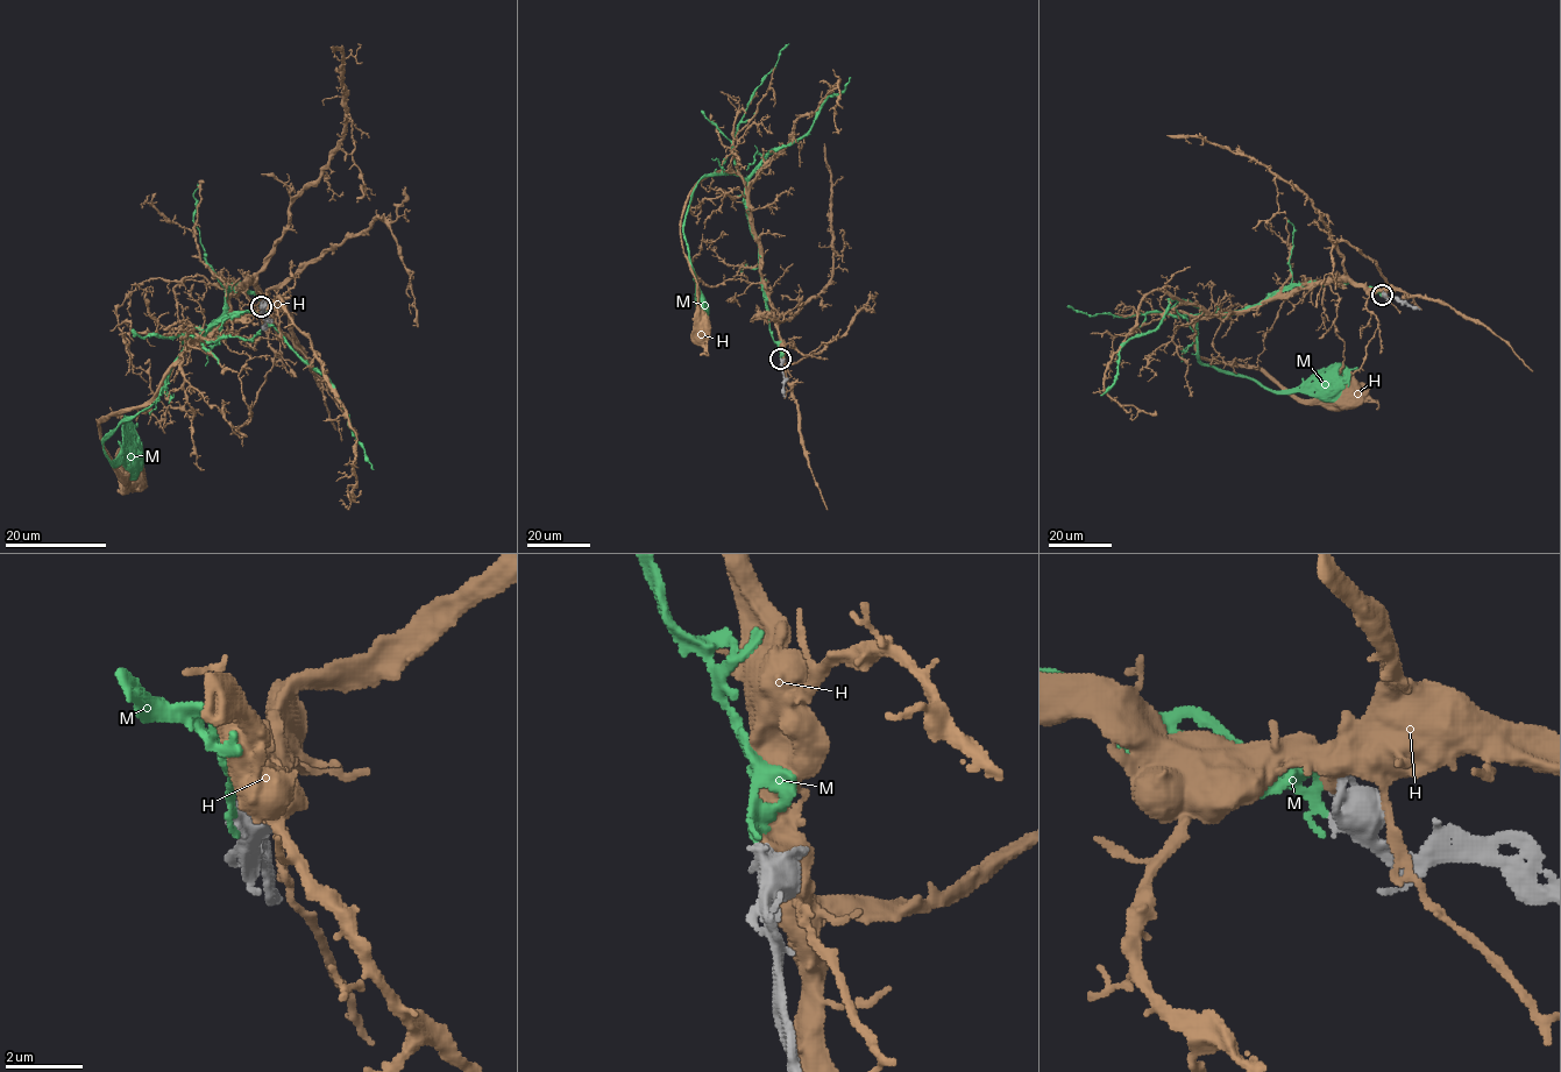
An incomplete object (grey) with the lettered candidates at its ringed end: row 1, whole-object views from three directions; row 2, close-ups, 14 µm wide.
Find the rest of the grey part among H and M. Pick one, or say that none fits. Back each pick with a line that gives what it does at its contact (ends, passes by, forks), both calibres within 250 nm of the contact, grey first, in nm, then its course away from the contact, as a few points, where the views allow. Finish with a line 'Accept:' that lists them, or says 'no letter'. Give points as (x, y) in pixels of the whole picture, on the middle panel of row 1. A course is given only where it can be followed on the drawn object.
M: it ends; calibres 440 and 240 nm; course (781, 359), (770, 329), (745, 180), (732, 174), (701, 178), (687, 213), (683, 238), (704, 334)
Accept: M

